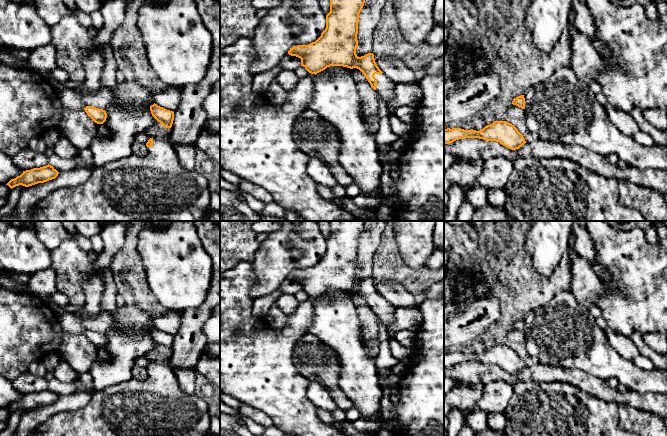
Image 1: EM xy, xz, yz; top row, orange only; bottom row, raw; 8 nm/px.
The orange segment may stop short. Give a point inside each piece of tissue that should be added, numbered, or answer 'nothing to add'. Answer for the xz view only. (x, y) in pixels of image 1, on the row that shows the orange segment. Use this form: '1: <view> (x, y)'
1: xz (385, 86)

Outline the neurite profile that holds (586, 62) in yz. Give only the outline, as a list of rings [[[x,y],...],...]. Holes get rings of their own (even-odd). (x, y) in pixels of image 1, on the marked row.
[[[577,29],[570,41],[571,56],[569,65],[574,74],[585,83],[589,83],[599,74],[606,72],[606,63],[595,49],[591,40]]]

